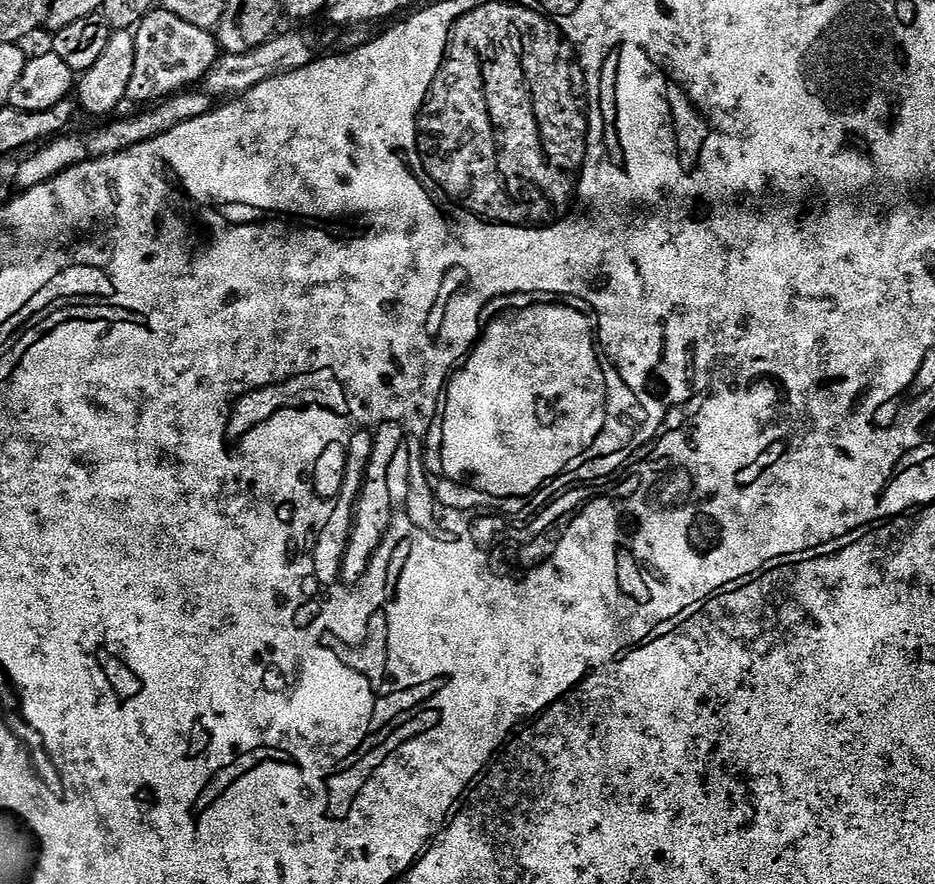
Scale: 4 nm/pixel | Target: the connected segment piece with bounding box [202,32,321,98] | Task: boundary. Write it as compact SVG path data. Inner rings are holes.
M288 32L285 36L276 34L257 48L244 54L224 54L202 81L203 91L213 98L235 98L250 91L258 82L266 82L266 78L274 78L283 72L293 72L302 66L312 63L321 51L320 40L308 32Z

